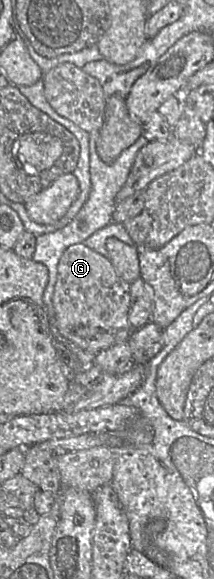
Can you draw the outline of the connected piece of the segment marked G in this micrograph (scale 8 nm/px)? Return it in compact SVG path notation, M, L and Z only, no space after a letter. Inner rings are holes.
M84 243L69 246L61 256L53 305L61 336L92 355L128 341L133 331L128 321L130 284L117 274L108 258ZM80 326L96 327L99 332L93 337L83 338L76 333Z

